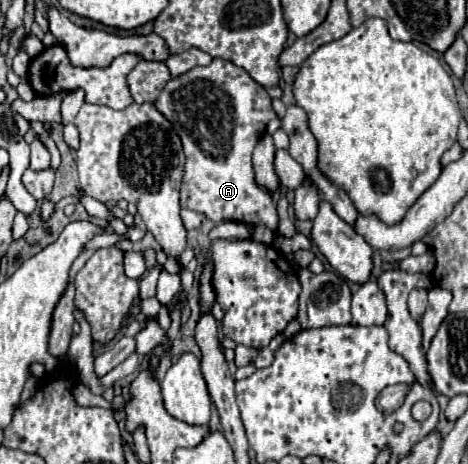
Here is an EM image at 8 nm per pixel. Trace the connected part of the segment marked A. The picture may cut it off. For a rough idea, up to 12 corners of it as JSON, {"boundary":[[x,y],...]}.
{"boundary":[[212,59],[154,105],[186,155],[180,207],[278,227],[252,151],[266,89]]}

